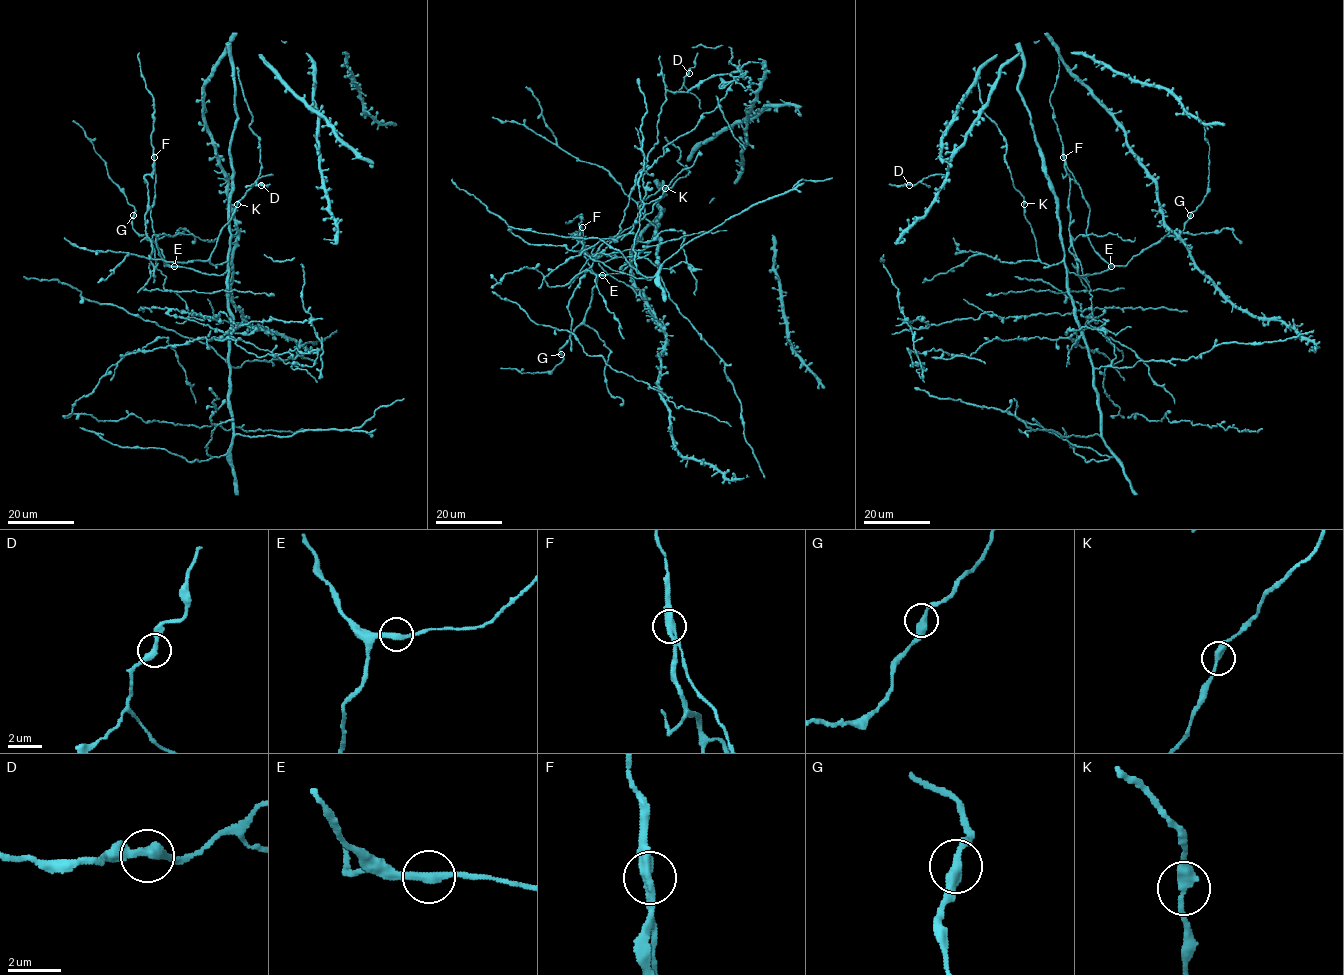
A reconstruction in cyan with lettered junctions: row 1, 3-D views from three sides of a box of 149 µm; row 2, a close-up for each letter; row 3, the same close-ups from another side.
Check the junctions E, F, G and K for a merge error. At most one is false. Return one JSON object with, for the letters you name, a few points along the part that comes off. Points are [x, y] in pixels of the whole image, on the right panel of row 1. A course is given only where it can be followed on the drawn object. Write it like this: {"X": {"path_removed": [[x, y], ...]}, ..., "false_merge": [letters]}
{"F": {"path_removed": [[1063, 157], [1093, 317], [908, 321], [923, 380], [912, 352], [1067, 337], [1112, 363], [1124, 417], [1262, 429]]}, "false_merge": ["F"]}

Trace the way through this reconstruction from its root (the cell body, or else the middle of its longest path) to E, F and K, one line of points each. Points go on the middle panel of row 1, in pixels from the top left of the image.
E: (655, 144), (621, 229), (596, 255), (616, 256), (593, 255), (575, 236), (602, 275)
F: (655, 144), (636, 176), (621, 229), (596, 255), (616, 256), (592, 254), (594, 246), (572, 234), (582, 227)
K: (655, 144), (636, 176), (621, 229), (601, 255), (596, 255), (658, 245), (656, 228), (638, 203), (665, 188)

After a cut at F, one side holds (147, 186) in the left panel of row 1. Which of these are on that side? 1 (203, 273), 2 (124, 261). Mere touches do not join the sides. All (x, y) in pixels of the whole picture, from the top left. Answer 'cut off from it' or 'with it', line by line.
1: cut off from it
2: cut off from it

